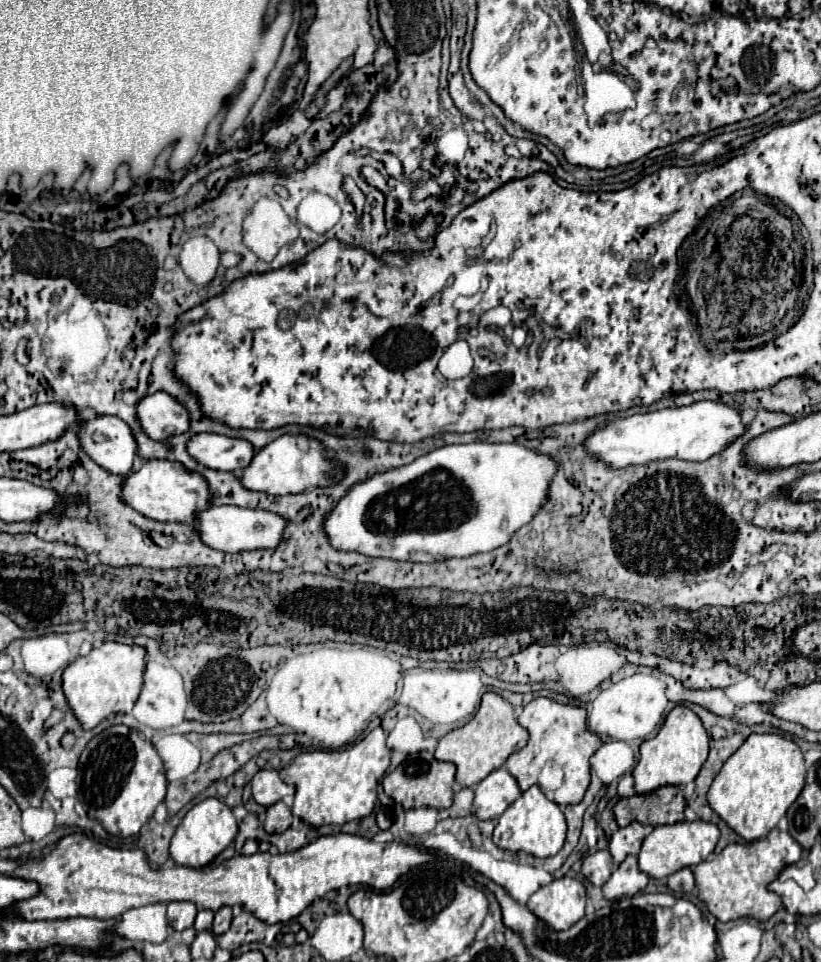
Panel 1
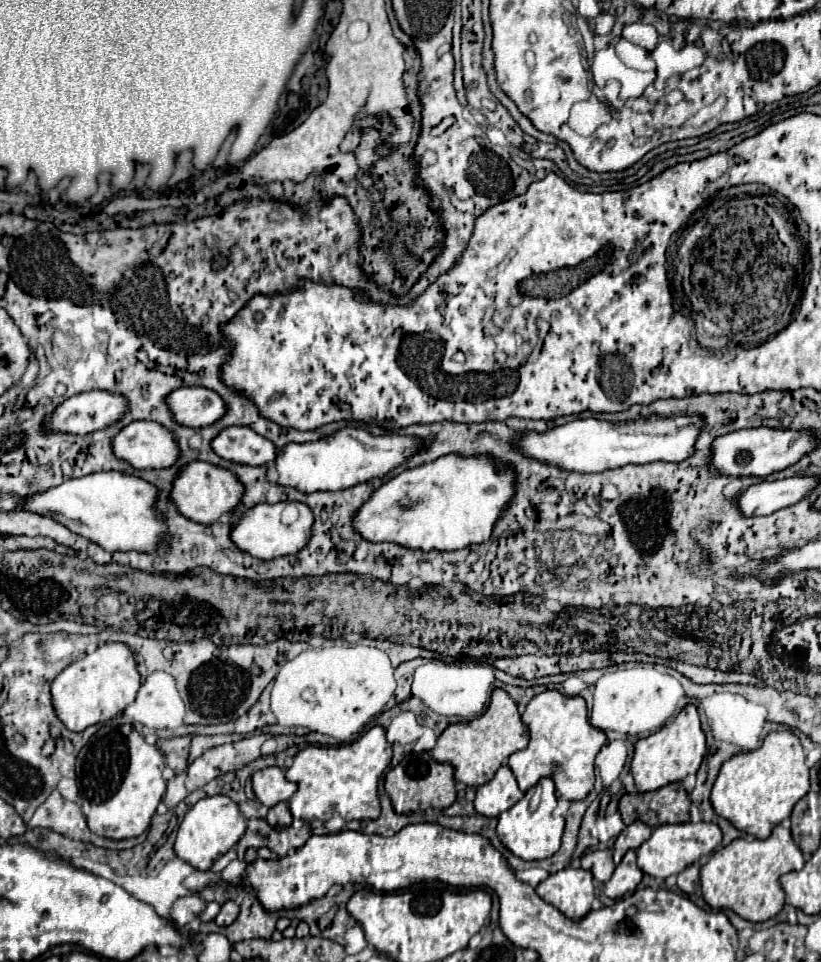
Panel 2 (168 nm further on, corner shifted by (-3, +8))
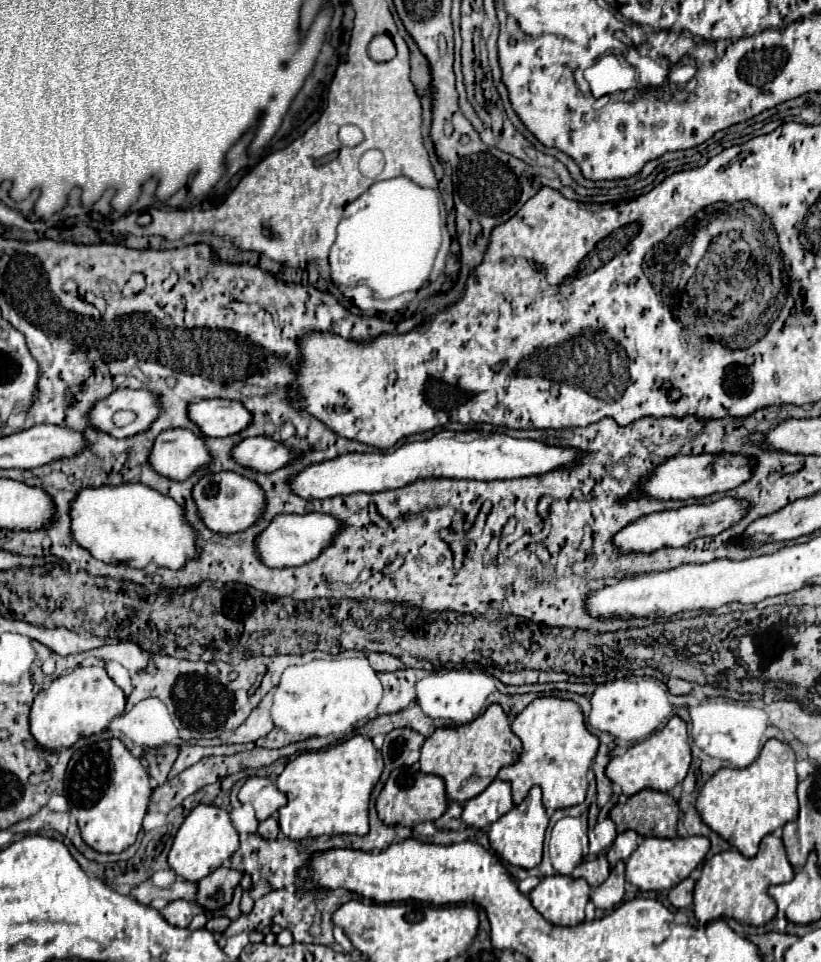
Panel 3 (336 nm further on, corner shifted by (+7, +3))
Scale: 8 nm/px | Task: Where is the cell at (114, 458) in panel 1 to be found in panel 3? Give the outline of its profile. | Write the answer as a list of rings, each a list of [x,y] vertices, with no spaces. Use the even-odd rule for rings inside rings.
[[[170,429],[158,435],[148,461],[160,475],[186,481],[194,471],[212,463],[212,453],[204,437],[188,429]]]

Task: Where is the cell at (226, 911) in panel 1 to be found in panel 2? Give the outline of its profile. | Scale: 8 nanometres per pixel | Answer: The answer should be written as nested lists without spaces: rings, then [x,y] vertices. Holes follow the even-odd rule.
[[[228,900],[228,902],[222,904],[222,910],[220,910],[220,914],[216,916],[214,922],[216,922],[218,926],[230,926],[230,924],[236,920],[238,912],[240,912],[240,908],[238,908],[232,900]]]

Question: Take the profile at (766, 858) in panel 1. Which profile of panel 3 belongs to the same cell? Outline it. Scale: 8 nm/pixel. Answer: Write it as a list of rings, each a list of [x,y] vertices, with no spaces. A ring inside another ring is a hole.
[[[766,835],[760,843],[756,857],[748,859],[736,849],[714,855],[702,865],[702,877],[694,889],[694,915],[698,923],[708,923],[722,917],[732,917],[746,925],[766,925],[776,915],[776,903],[768,895],[770,885],[788,883],[794,879],[792,865],[786,859],[782,839],[776,835]]]

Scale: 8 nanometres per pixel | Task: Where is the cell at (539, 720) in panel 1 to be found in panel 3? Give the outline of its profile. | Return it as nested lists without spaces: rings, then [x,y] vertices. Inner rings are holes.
[[[538,697],[514,719],[512,731],[522,741],[522,753],[514,765],[500,769],[498,779],[512,785],[514,803],[522,803],[528,791],[538,785],[542,789],[542,803],[546,809],[556,811],[580,805],[588,789],[586,773],[600,745],[598,737],[586,729],[580,707],[568,699]]]

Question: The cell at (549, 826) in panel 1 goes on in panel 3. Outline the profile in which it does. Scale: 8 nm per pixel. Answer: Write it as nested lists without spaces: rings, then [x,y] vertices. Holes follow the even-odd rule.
[[[532,787],[528,797],[520,805],[516,805],[512,811],[508,811],[496,823],[492,823],[488,831],[490,847],[510,865],[532,869],[542,861],[542,845],[544,845],[546,827],[548,827],[548,815],[546,815],[546,809],[542,807],[542,791],[540,787]]]

